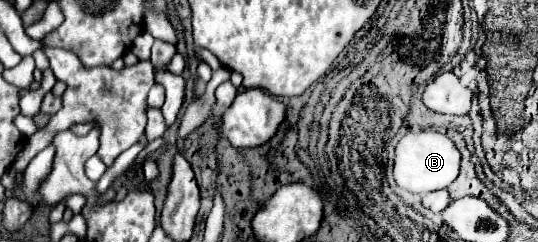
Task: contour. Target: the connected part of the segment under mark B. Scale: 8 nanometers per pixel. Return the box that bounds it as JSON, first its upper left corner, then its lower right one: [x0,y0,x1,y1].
[394,129,460,193]

